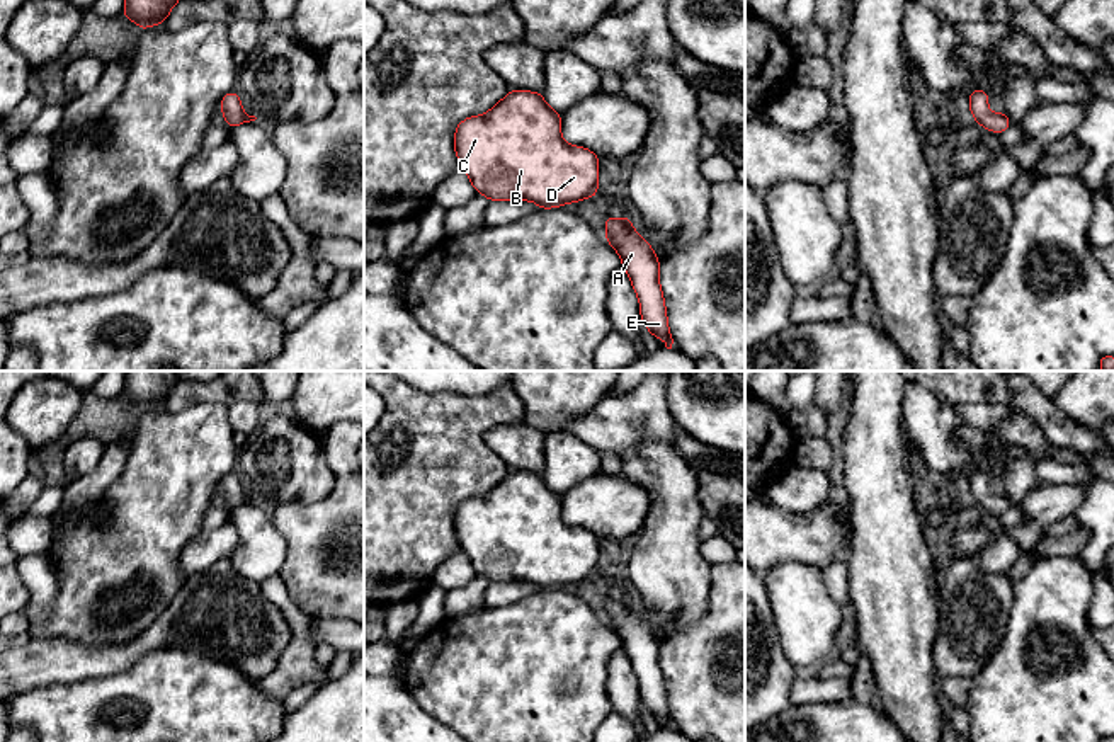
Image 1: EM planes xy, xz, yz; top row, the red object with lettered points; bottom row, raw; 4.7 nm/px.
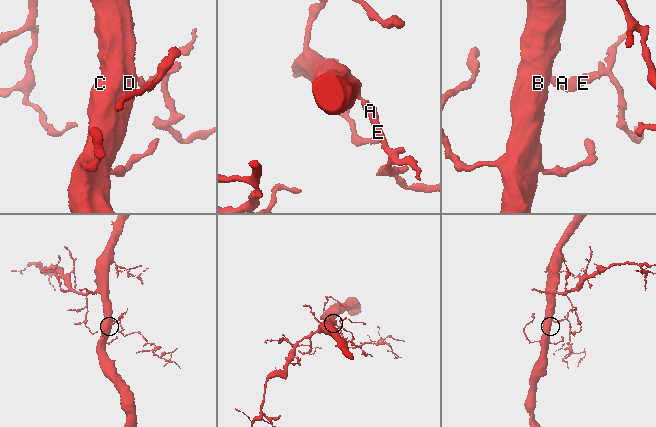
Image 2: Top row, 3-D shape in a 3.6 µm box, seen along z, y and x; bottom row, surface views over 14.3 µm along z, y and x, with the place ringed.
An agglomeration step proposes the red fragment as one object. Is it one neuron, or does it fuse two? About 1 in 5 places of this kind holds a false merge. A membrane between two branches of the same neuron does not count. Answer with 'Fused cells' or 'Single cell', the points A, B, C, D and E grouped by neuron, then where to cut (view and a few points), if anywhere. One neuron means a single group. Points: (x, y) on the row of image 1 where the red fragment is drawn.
Single cell. Groups: A B C D E. No split

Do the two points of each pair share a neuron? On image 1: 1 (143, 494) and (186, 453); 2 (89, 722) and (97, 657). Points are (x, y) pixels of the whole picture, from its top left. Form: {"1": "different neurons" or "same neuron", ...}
{"1": "same neuron", "2": "different neurons"}

